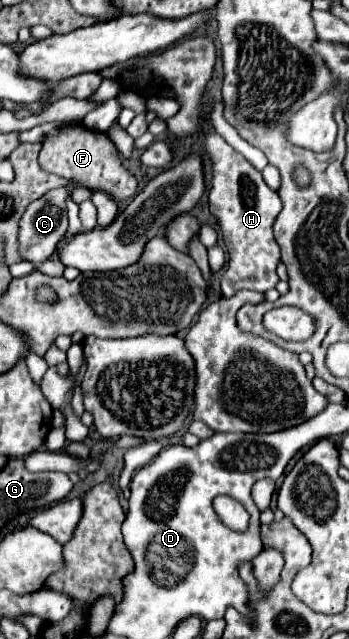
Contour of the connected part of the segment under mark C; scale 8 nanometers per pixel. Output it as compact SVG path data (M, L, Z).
M63 186L63 188L55 188L47 192L45 196L29 204L27 212L23 214L19 222L19 246L21 246L21 254L25 260L41 264L55 252L55 246L67 232L67 204L65 202L69 196L71 196L69 188Z

